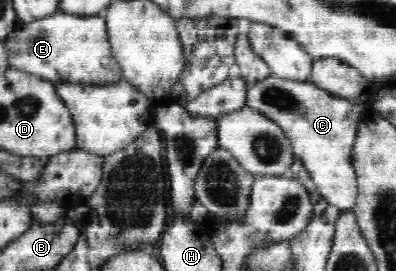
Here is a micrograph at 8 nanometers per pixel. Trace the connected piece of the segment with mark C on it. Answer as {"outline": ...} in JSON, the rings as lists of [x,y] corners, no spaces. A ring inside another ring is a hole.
{"outline":[[[277,76],[266,77],[250,86],[246,104],[257,108],[282,127],[292,143],[295,159],[303,162],[328,204],[343,211],[355,207],[358,183],[353,149],[360,119],[367,112],[368,104],[353,104],[345,98],[337,98],[311,81],[299,83]]]}

